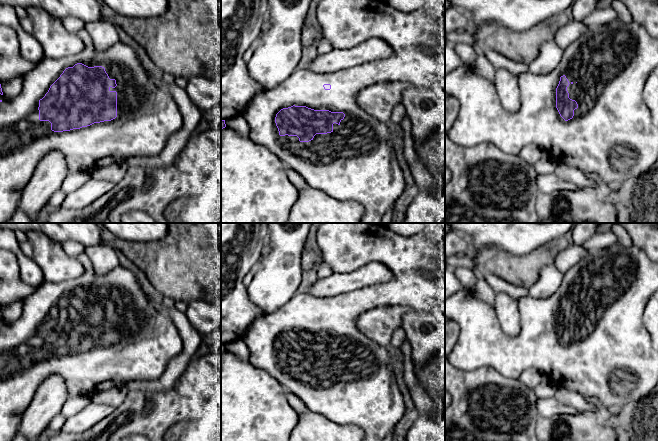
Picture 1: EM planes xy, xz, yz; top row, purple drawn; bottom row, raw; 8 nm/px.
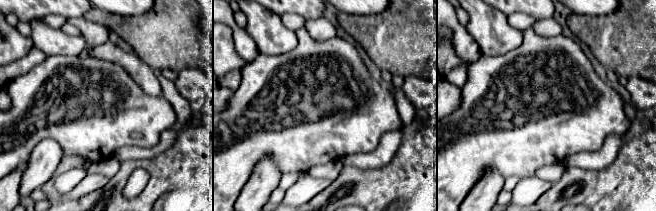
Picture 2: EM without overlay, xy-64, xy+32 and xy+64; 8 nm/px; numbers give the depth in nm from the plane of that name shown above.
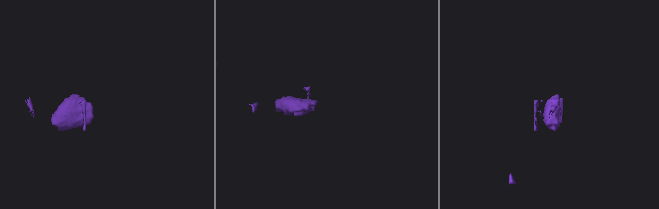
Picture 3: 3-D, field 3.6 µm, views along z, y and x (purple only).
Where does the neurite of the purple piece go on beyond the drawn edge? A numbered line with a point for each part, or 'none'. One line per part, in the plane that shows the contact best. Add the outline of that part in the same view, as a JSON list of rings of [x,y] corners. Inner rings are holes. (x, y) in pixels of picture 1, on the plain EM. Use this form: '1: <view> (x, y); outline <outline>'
1: xy (147, 340); outline [[[86,254],[81,257],[80,262],[85,268],[83,275],[57,283],[43,282],[24,300],[21,316],[11,326],[0,327],[0,441],[13,441],[37,388],[50,375],[59,375],[65,381],[68,397],[91,397],[95,393],[127,385],[131,381],[158,379],[163,375],[170,360],[183,350],[182,339],[168,313],[160,313],[149,302],[148,294],[142,289],[132,271],[119,265],[108,273],[96,275],[91,260]],[[77,287],[88,291],[102,290],[109,302],[116,304],[117,310],[110,311],[110,315],[117,316],[117,341],[111,345],[94,347],[80,353],[54,356],[49,345],[39,344],[39,324],[45,320],[50,310],[66,292],[73,291]]]

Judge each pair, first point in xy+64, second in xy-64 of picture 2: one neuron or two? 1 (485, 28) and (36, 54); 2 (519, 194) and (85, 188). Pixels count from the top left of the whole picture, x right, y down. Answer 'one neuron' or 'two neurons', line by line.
1: two neurons
2: one neuron

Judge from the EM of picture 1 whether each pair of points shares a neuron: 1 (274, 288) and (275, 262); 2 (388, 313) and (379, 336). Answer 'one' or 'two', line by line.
1: one
2: one

